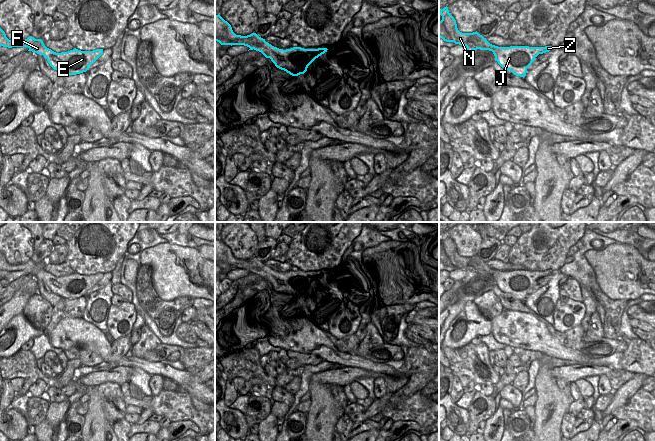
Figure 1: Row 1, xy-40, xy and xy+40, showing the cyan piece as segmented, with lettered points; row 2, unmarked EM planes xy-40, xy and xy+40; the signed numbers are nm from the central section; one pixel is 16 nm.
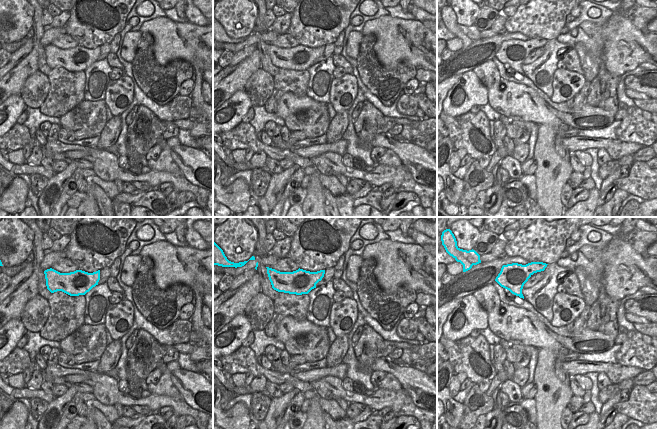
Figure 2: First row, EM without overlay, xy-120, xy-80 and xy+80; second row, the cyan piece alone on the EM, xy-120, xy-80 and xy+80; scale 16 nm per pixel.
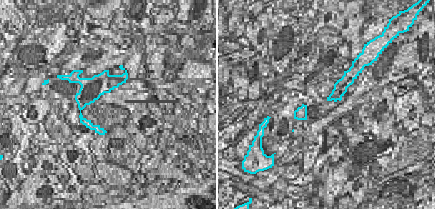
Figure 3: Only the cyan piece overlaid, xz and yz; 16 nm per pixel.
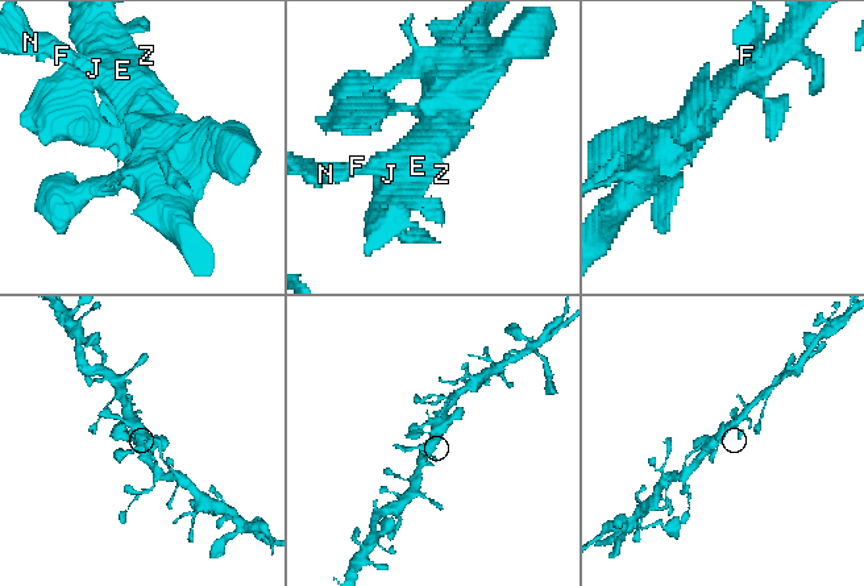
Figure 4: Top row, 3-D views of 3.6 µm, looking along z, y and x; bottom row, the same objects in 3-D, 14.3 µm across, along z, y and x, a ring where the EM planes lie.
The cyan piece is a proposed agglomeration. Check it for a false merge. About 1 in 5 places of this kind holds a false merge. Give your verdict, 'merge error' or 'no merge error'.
no merge error

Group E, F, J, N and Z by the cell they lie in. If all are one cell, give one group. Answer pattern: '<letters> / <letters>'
E F J N Z

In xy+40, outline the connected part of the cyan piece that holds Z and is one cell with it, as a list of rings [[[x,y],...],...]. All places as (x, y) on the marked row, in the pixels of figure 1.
[[[448,7],[440,9],[442,20],[439,22],[439,37],[446,42],[464,45],[467,53],[473,50],[489,50],[495,56],[495,61],[514,75],[525,77],[527,68],[532,64],[534,59],[539,55],[551,50],[551,46],[529,47],[529,46],[510,46],[498,47],[490,44],[486,38],[477,31],[473,33],[462,33],[458,30],[456,20],[451,15]]]

